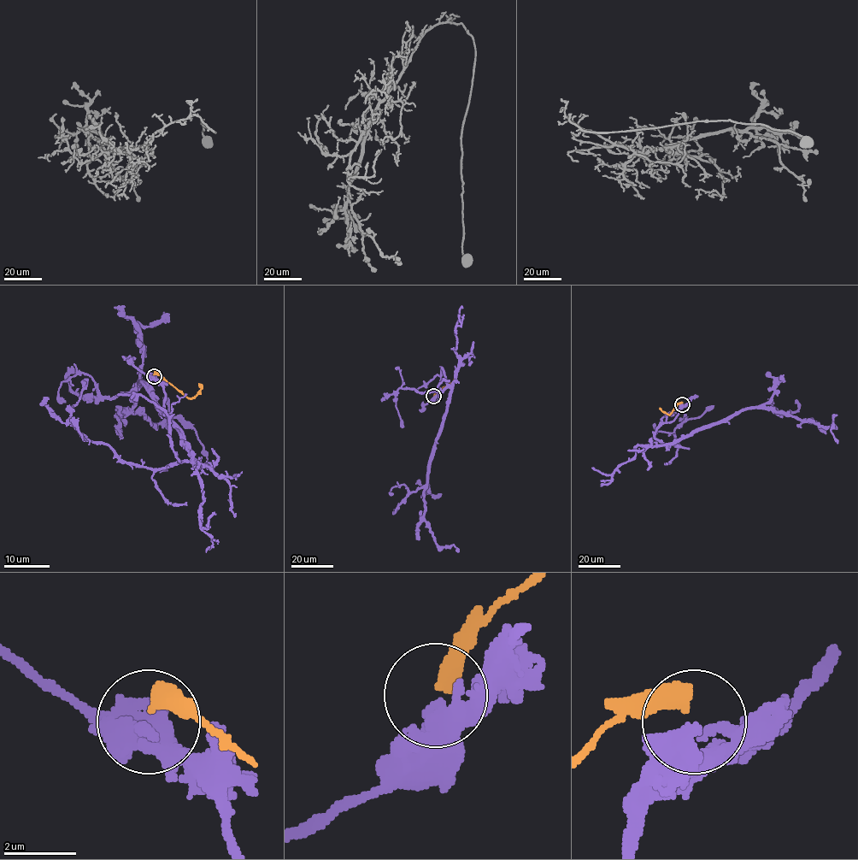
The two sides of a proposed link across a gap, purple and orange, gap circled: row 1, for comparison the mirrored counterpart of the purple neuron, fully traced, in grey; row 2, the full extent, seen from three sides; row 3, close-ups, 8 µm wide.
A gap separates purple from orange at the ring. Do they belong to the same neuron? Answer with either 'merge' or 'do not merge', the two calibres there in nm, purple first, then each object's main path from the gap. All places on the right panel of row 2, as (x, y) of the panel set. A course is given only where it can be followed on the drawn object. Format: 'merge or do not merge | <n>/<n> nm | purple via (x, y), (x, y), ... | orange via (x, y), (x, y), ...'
do not merge | 480/480 nm | purple via (683, 405), (655, 437), (673, 444), (755, 408), (772, 409), (824, 427), (833, 424), (831, 432), (837, 443) | orange via (682, 403), (678, 403), (669, 415), (660, 408)

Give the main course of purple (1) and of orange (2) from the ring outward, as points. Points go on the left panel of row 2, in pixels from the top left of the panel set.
1: (153, 377), (172, 447), (180, 462), (190, 458), (144, 385), (132, 413), (152, 424), (183, 418), (208, 459)
2: (153, 375), (159, 374), (190, 397), (194, 397), (200, 390), (199, 383)

